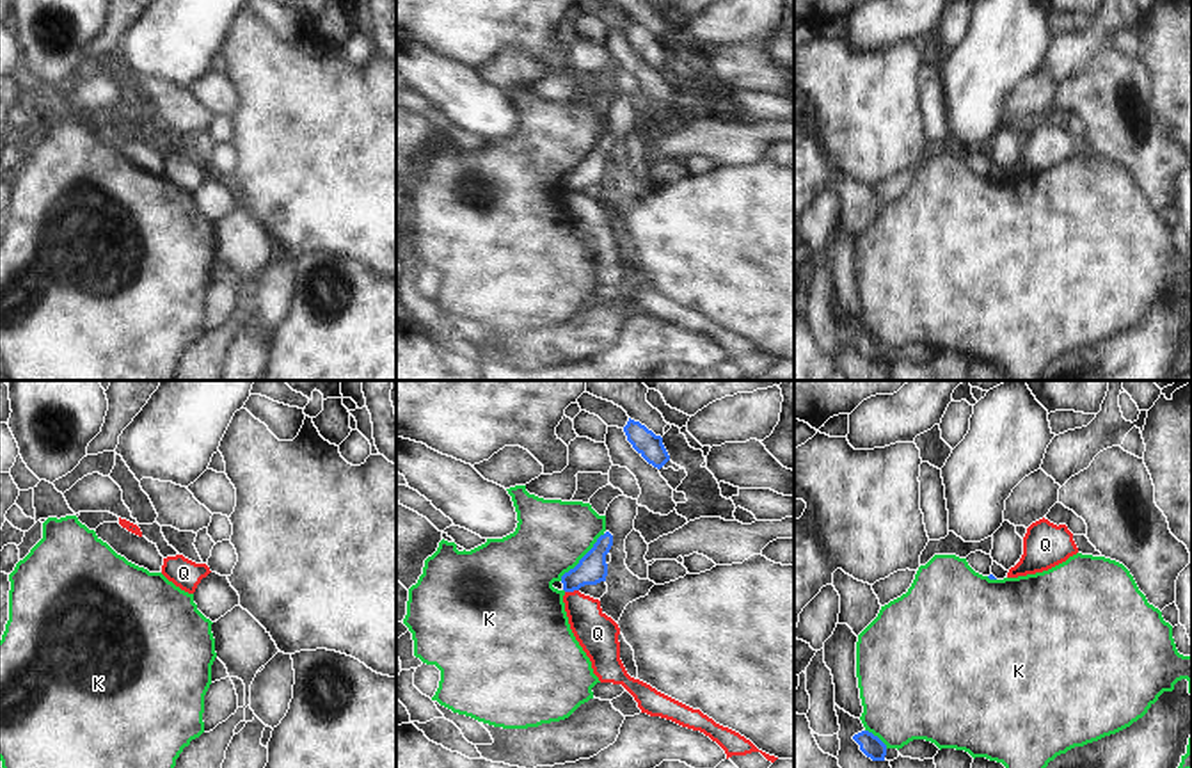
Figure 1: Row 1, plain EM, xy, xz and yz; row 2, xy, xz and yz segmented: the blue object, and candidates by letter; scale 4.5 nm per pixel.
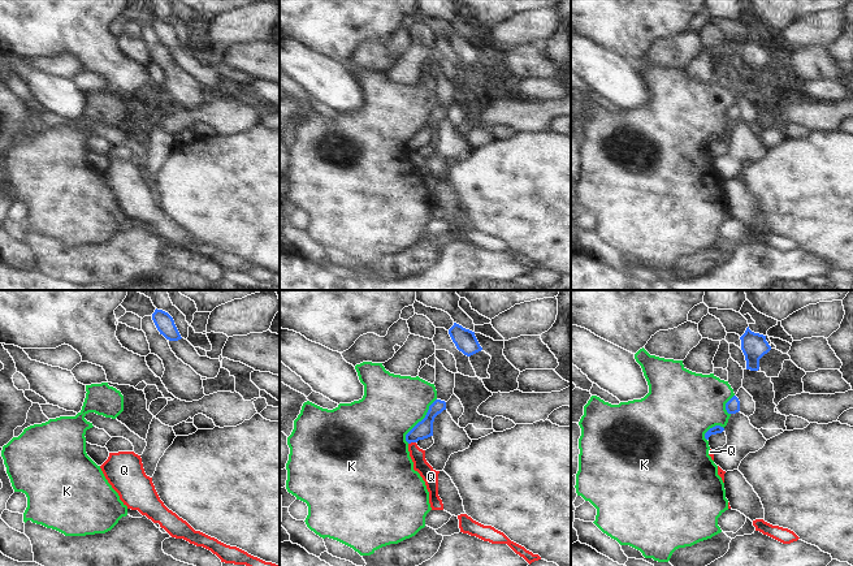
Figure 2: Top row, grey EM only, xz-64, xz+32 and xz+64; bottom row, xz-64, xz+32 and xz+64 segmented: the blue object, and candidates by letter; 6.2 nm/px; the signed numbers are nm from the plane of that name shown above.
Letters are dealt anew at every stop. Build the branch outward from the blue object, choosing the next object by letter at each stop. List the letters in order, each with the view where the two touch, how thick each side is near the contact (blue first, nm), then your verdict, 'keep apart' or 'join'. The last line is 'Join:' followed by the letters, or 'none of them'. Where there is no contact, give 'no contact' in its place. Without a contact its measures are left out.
K: meets blue in xz; 140 nm thick on the blue side, 320 nm on the other; keep apart
Q: meets blue in xz; 140 nm thick on the blue side, 190 nm on the other; keep apart
Join: none of them

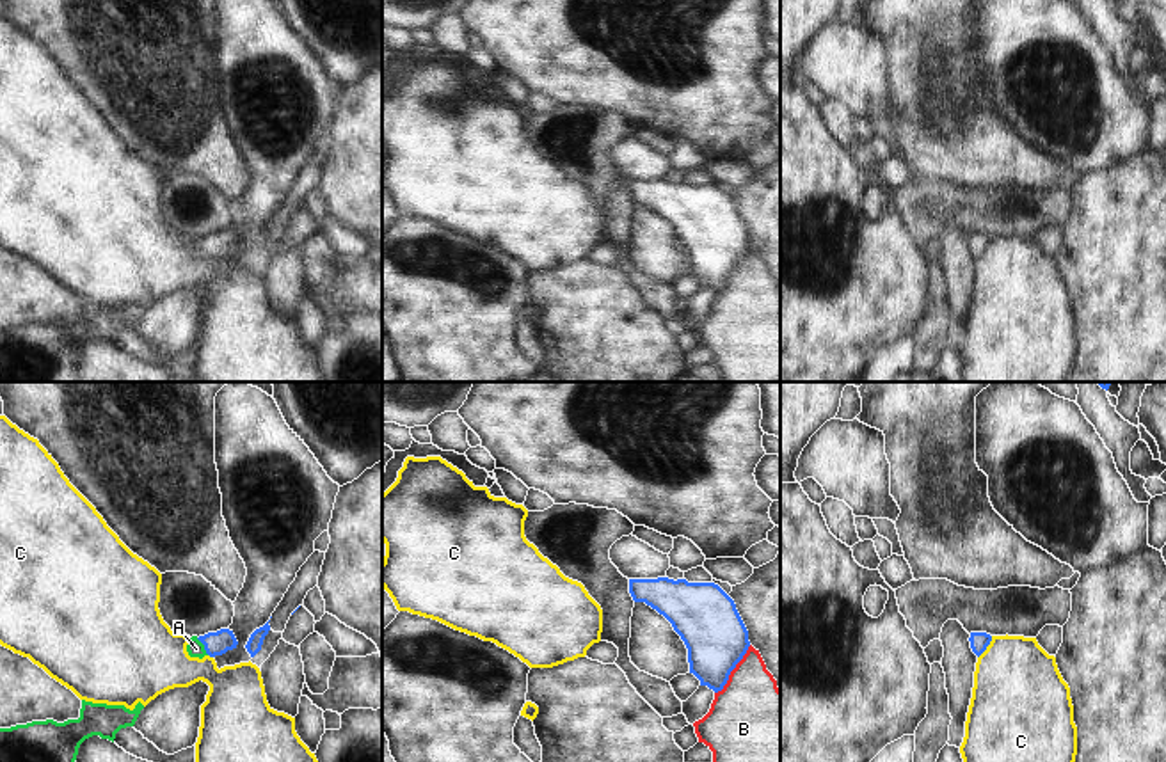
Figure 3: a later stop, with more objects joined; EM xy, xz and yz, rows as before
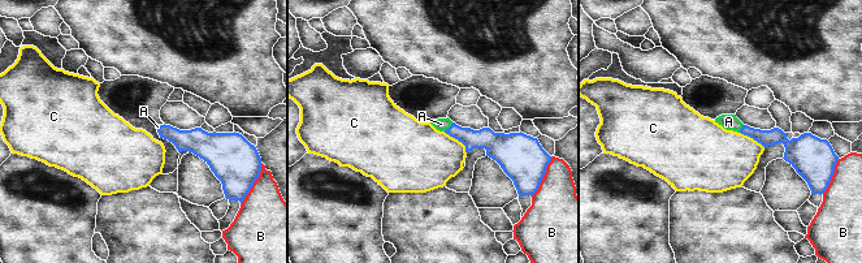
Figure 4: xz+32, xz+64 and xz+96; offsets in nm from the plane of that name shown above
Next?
A: meets blue in xy; 110 nm thick on the blue side, 80 nm on the other; join
B: meets blue in xz; 280 nm thick on the blue side, 380 nm on the other; keep apart
C: meets blue in yz; 80 nm thick on the blue side, 400 nm on the other; keep apart
Join: A

